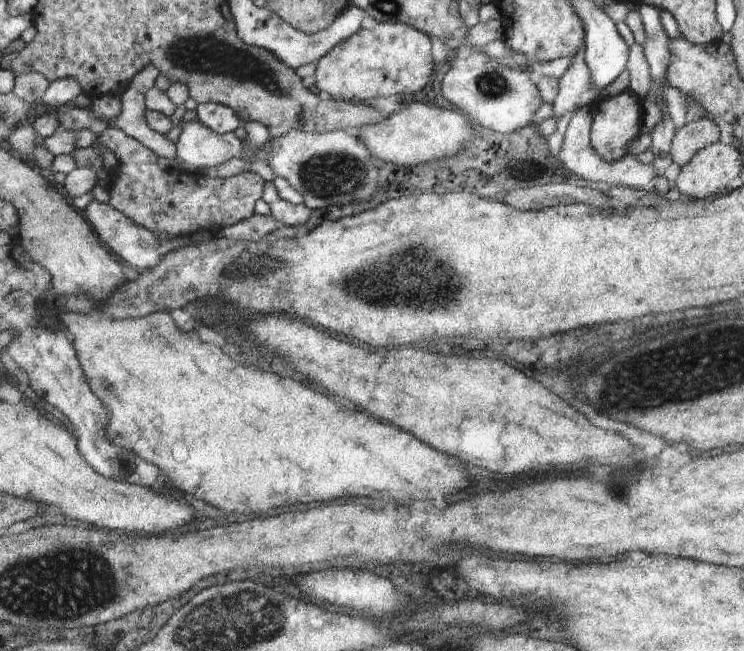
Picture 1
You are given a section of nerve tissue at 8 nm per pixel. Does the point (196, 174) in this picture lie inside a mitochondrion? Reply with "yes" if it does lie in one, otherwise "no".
no

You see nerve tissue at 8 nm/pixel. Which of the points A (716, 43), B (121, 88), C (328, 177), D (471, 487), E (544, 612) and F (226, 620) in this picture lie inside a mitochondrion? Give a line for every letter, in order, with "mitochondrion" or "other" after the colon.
A: other
B: other
C: mitochondrion
D: other
E: other
F: mitochondrion

